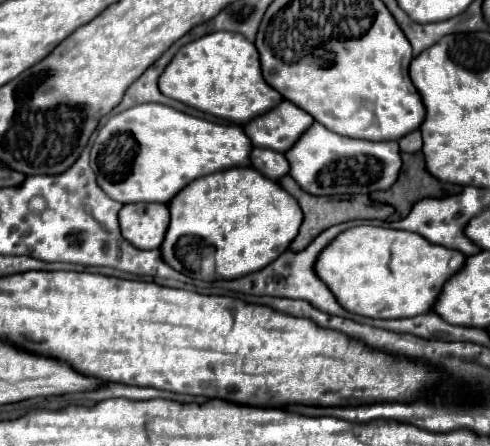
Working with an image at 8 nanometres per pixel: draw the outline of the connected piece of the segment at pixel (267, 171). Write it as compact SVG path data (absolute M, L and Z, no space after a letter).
M253 149L251 153L251 165L263 173L265 177L279 181L281 177L285 177L289 173L289 161L285 159L283 153L271 151L271 149Z

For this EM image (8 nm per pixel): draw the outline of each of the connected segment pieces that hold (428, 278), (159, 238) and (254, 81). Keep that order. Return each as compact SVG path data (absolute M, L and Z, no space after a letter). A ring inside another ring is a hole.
M359 225L333 239L333 245L321 253L317 271L349 313L375 319L403 319L429 313L443 285L463 269L465 259L461 251L429 243L411 231Z
M163 203L125 205L119 213L119 225L123 237L137 249L159 249L169 227L169 209Z
M229 31L209 33L185 45L159 77L159 89L171 99L237 125L249 123L283 101L283 97L265 83L255 45L239 33Z

